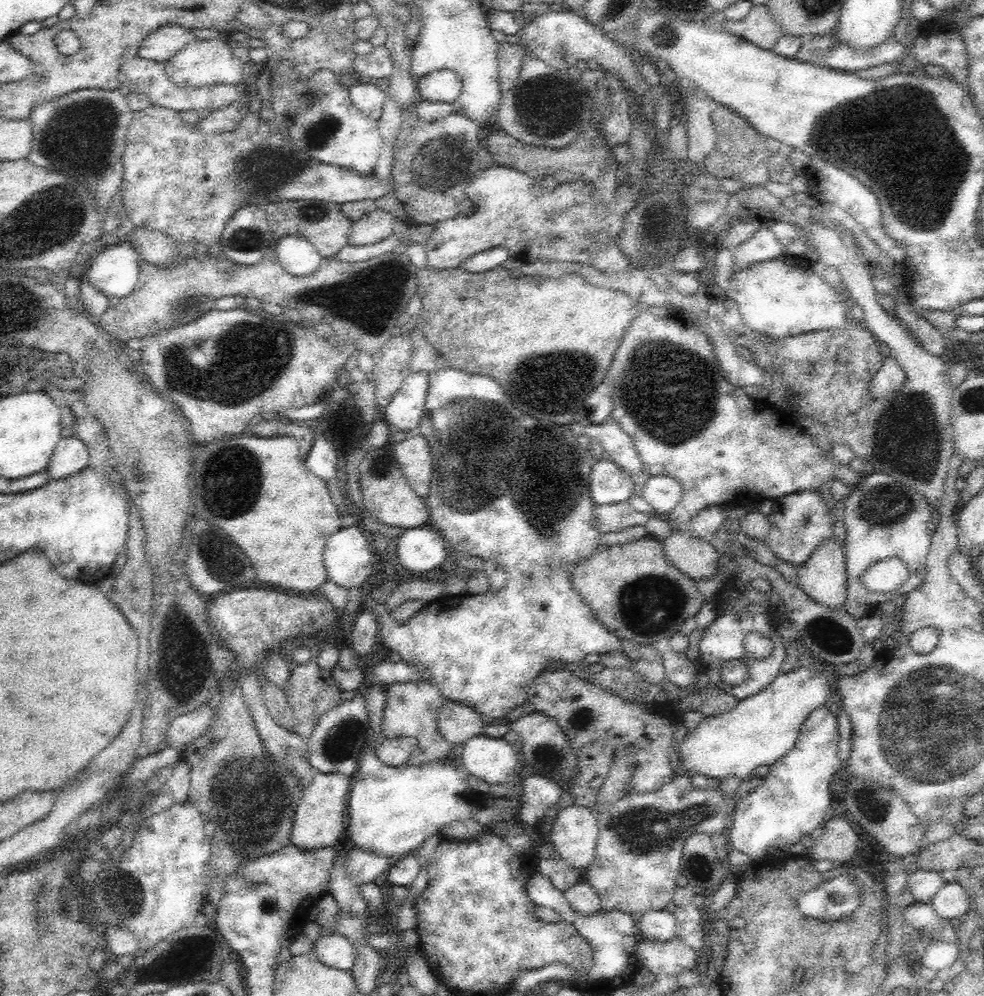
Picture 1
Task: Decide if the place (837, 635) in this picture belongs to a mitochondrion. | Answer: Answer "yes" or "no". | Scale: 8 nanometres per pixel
yes

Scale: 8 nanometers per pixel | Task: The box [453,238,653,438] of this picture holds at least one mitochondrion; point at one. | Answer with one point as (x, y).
(564, 367)

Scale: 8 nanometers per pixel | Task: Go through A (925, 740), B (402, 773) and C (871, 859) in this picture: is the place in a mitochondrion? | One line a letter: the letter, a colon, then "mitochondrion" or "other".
A: mitochondrion
B: other
C: other

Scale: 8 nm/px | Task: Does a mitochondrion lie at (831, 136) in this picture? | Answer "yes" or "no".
yes

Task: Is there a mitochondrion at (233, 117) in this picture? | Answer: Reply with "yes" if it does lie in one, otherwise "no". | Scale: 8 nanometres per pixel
no

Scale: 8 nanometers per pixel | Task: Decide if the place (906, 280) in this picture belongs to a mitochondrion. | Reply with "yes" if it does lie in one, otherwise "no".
no

